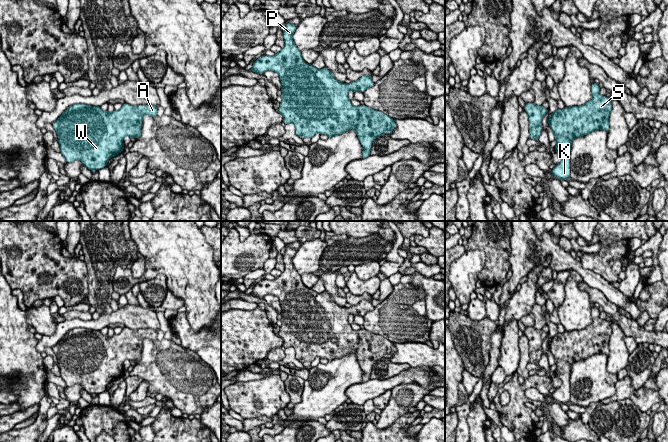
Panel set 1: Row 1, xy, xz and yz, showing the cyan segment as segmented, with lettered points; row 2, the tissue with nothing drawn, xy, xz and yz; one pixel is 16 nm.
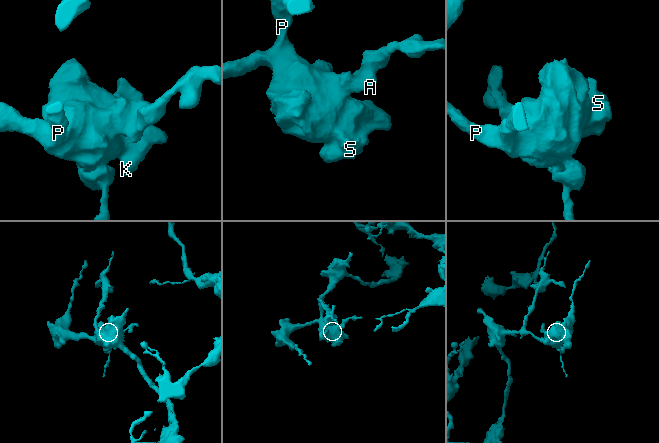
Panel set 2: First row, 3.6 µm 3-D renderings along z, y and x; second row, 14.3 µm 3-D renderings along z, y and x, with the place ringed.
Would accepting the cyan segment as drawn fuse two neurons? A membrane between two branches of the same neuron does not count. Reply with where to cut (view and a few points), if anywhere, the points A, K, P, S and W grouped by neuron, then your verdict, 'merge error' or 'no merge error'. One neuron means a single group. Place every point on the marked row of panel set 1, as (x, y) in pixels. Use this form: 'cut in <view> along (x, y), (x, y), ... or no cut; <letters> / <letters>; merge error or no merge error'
no cut; A K P S W; no merge error

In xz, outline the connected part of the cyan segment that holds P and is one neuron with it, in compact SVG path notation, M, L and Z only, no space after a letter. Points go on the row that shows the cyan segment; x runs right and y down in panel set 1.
M289 23L285 26L283 31L285 45L281 51L274 56L263 55L258 58L249 71L263 74L265 71L271 70L279 74L282 85L282 101L278 112L283 115L285 124L295 125L297 136L302 139L312 138L316 133L320 133L333 137L354 129L363 146L362 158L367 158L370 156L372 142L380 135L390 135L396 128L393 118L365 105L353 106L348 98L350 90L363 93L367 88L372 87L374 85L372 76L364 75L356 82L346 84L337 81L326 67L316 69L311 64L307 64L292 38L297 26Z

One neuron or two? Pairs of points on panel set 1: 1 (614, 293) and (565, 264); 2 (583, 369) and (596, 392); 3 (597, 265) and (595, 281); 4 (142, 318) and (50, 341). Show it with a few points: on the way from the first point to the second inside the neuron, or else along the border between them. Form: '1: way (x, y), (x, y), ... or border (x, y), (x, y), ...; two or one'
1: way (602, 285), (591, 279), (577, 267); one
2: way (589, 375), (596, 386); one
3: border (580, 262), (584, 268), (598, 273), (611, 283); two
4: way (119, 318), (108, 318), (98, 324), (73, 324); one

